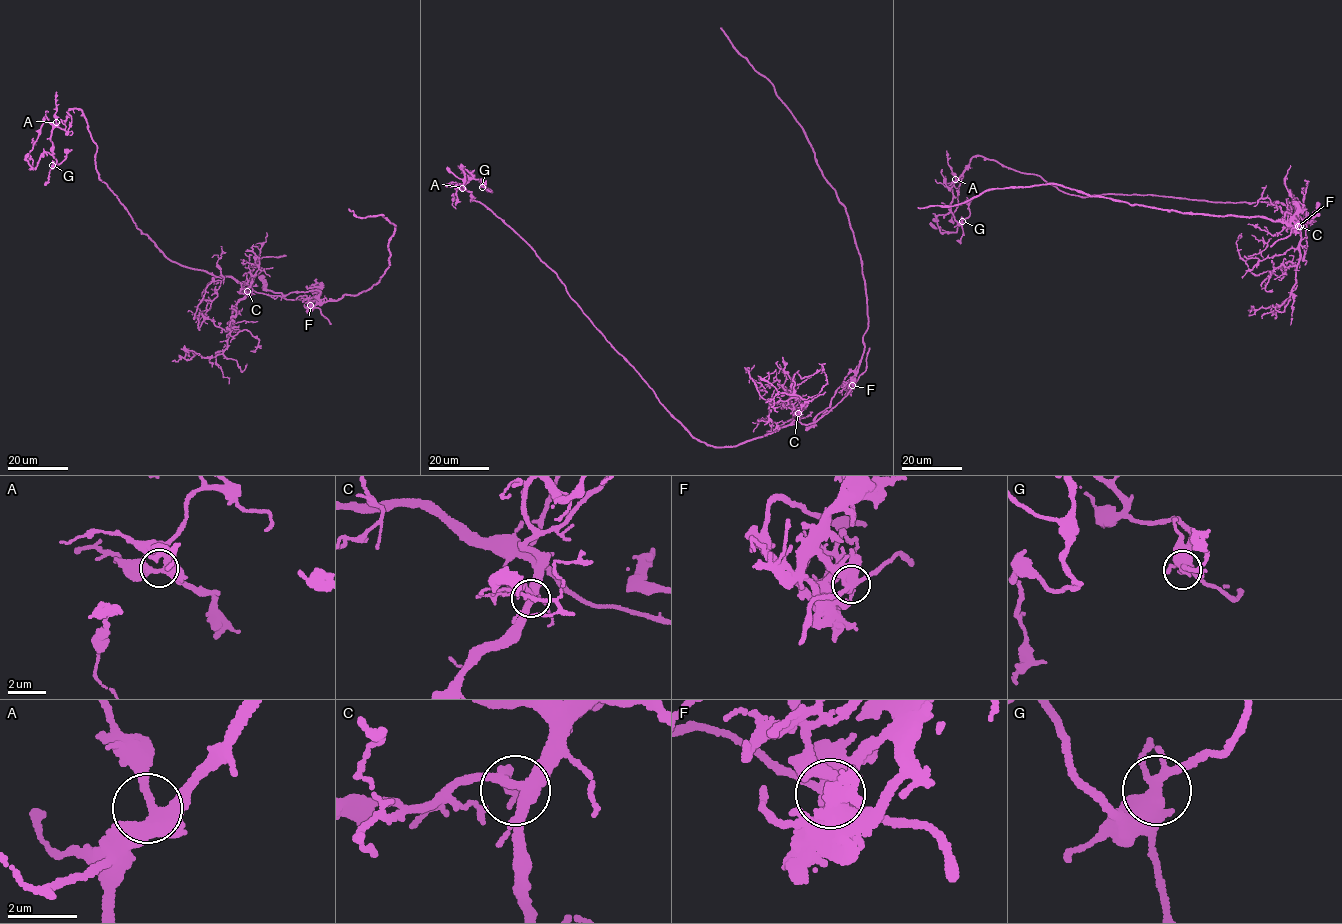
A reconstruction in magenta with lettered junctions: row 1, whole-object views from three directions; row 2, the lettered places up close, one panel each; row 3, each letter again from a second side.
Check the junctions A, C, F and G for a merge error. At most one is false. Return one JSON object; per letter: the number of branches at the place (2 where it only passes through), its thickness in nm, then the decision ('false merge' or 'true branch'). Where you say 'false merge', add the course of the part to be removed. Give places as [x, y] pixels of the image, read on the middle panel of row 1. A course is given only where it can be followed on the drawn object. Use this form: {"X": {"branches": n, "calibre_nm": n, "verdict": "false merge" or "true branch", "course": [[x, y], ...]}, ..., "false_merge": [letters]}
{"A": {"branches": 4, "calibre_nm": 320, "verdict": "true branch"}, "C": {"branches": 4, "calibre_nm": 320, "verdict": "true branch"}, "F": {"branches": 4, "calibre_nm": 320, "verdict": "false merge", "course": [[852, 385], [864, 350], [867, 301], [845, 206], [774, 88], [720, 27]]}, "G": {"branches": 4, "calibre_nm": 400, "verdict": "true branch"}, "false_merge": ["F"]}

